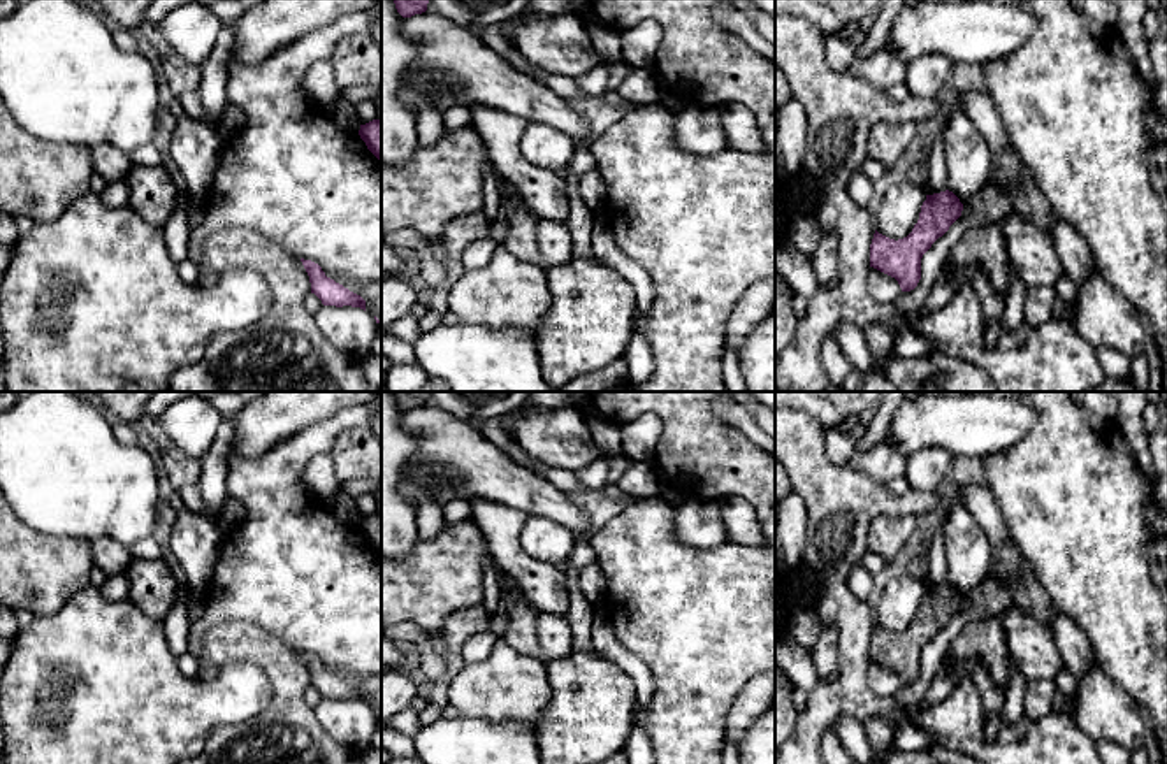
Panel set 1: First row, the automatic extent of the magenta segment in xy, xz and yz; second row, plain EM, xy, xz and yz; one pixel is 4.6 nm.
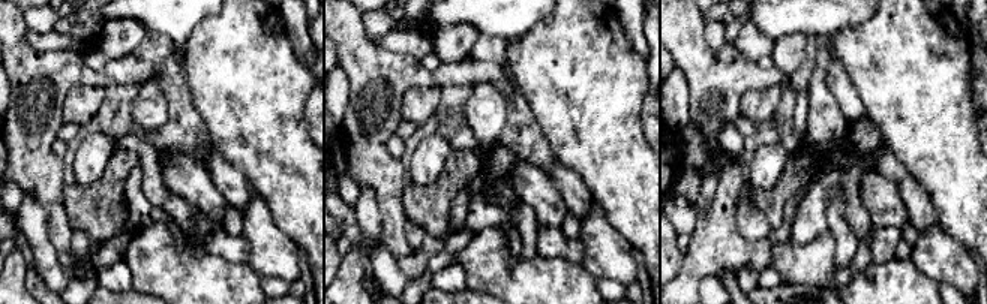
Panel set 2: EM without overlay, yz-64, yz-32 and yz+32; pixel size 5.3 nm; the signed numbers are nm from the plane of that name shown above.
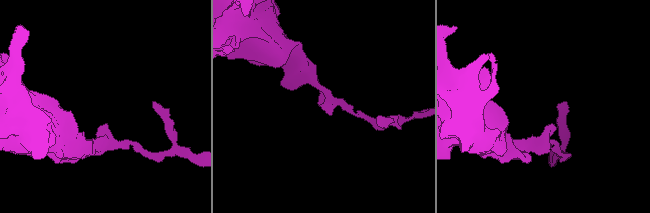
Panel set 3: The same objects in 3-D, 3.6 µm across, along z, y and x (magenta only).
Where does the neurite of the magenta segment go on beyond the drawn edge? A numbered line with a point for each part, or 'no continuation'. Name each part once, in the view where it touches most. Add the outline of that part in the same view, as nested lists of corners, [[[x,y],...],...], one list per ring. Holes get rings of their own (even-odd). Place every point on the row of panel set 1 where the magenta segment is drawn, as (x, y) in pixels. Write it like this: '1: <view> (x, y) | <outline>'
no continuation

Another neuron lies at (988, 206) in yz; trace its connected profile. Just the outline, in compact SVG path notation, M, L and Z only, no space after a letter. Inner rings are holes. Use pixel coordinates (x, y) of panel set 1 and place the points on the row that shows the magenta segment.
M995 184L981 188L965 205L961 216L939 237L921 258L921 279L910 292L902 292L895 299L895 306L902 318L921 311L931 286L946 267L951 248L963 234L977 225L991 225L1000 221L1007 213L1014 211L1007 195Z

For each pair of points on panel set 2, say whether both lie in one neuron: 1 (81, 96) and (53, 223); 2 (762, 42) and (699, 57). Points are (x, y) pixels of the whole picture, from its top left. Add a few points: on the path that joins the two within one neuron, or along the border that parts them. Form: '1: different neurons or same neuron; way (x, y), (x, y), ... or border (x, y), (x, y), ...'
1: different neurons; border (72, 87), (65, 99), (62, 122)
2: different neurons; border (731, 45), (755, 62)

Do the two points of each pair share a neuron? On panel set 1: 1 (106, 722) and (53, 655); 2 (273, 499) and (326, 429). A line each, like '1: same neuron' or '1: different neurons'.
1: same neuron
2: same neuron

